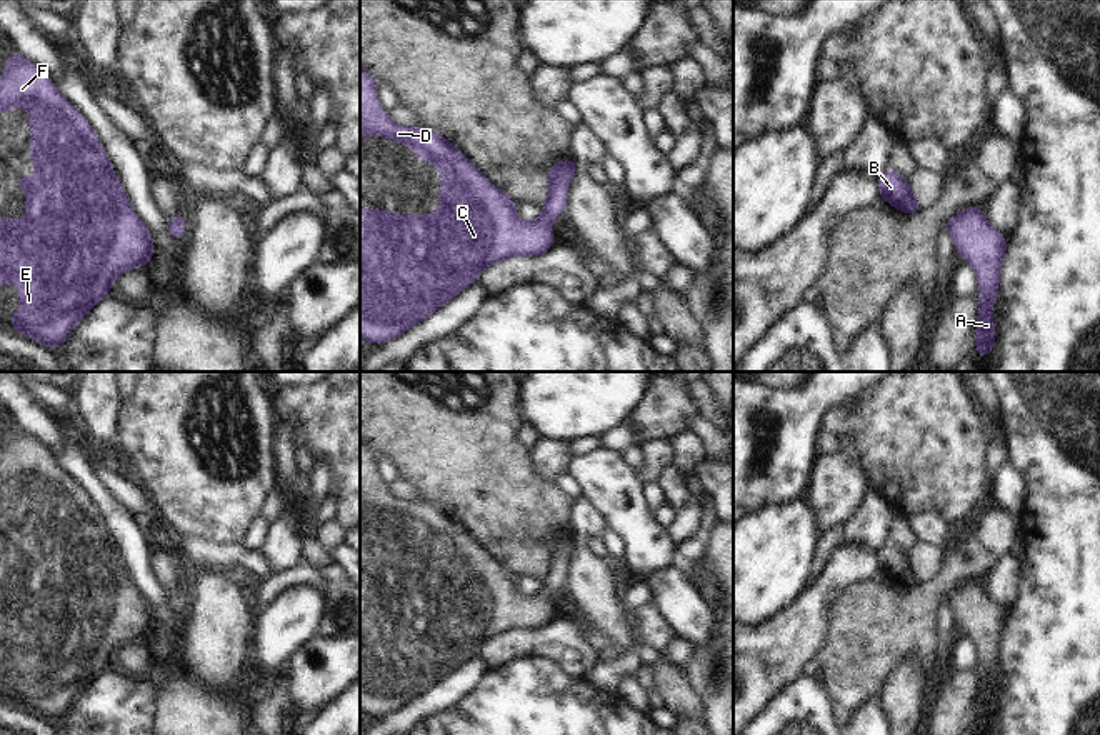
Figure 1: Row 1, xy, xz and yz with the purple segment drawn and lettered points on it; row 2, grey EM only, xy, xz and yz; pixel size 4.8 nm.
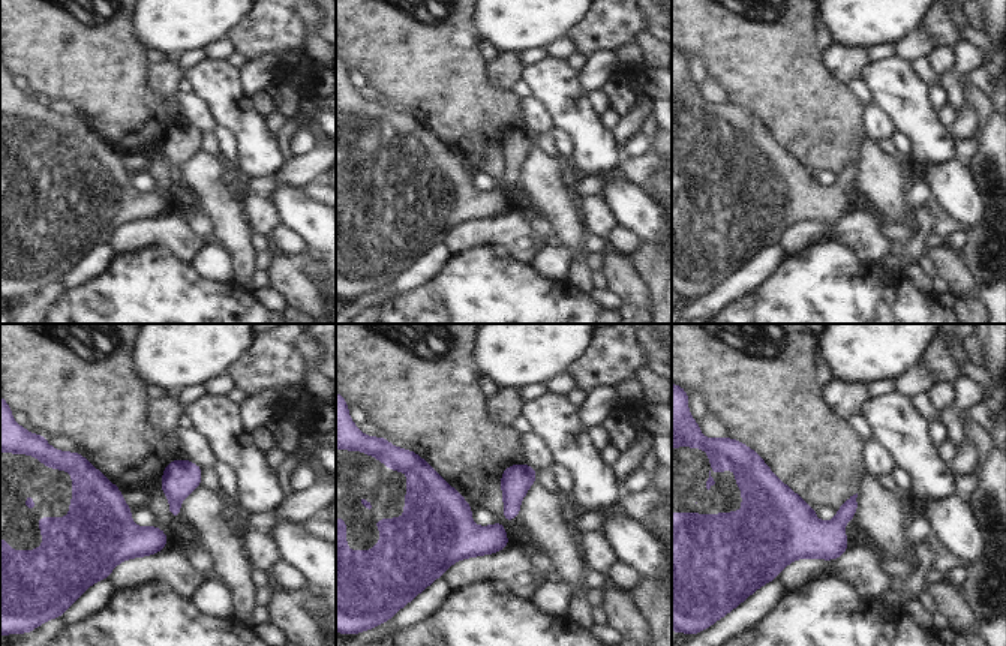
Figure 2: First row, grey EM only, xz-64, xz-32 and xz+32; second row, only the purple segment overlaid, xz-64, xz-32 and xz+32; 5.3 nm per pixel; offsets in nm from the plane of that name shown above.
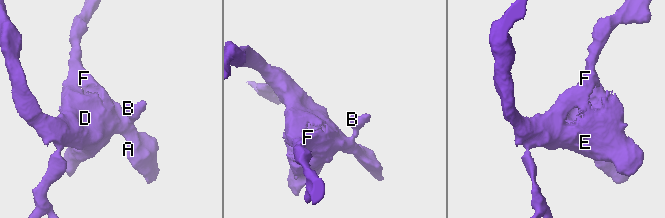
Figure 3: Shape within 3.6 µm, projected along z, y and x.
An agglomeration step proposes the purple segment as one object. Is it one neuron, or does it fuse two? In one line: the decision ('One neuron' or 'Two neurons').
One neuron.

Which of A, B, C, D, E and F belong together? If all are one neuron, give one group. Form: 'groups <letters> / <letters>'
groups A B C D E F

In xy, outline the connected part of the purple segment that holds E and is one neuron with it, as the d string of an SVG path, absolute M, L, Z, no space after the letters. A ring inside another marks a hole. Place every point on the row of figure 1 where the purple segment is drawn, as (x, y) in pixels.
M8 48L8 68L0 77L0 112L8 112L15 105L30 112L30 155L37 165L37 173L22 177L18 188L27 197L33 193L37 198L22 202L28 213L25 222L0 220L0 288L7 282L20 287L20 312L8 315L15 330L58 350L87 312L110 293L110 285L122 272L148 267L153 238L130 208L113 167L83 115L55 90L45 72L20 57L15 48ZM48 278L52 288L47 300L42 302L40 282Z

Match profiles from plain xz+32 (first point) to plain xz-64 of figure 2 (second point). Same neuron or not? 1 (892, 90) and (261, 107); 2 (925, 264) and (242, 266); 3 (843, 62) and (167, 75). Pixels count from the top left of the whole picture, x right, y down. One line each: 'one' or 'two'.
1: two
2: two
3: one

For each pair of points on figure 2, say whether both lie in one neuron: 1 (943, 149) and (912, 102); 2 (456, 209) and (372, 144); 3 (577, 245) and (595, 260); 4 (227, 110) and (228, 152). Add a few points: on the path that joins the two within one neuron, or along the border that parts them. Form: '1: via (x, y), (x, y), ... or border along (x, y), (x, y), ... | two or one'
1: via (931, 137), (912, 114) | one
2: via (435, 192), (431, 188), (416, 188), (393, 165) | one
3: border along (588, 252), (586, 263), (591, 270) | two
4: border along (216, 125), (222, 126), (233, 137), (236, 159) | two

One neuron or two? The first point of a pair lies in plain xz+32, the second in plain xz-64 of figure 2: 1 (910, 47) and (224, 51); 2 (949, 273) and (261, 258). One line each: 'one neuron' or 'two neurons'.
1: one neuron
2: two neurons

